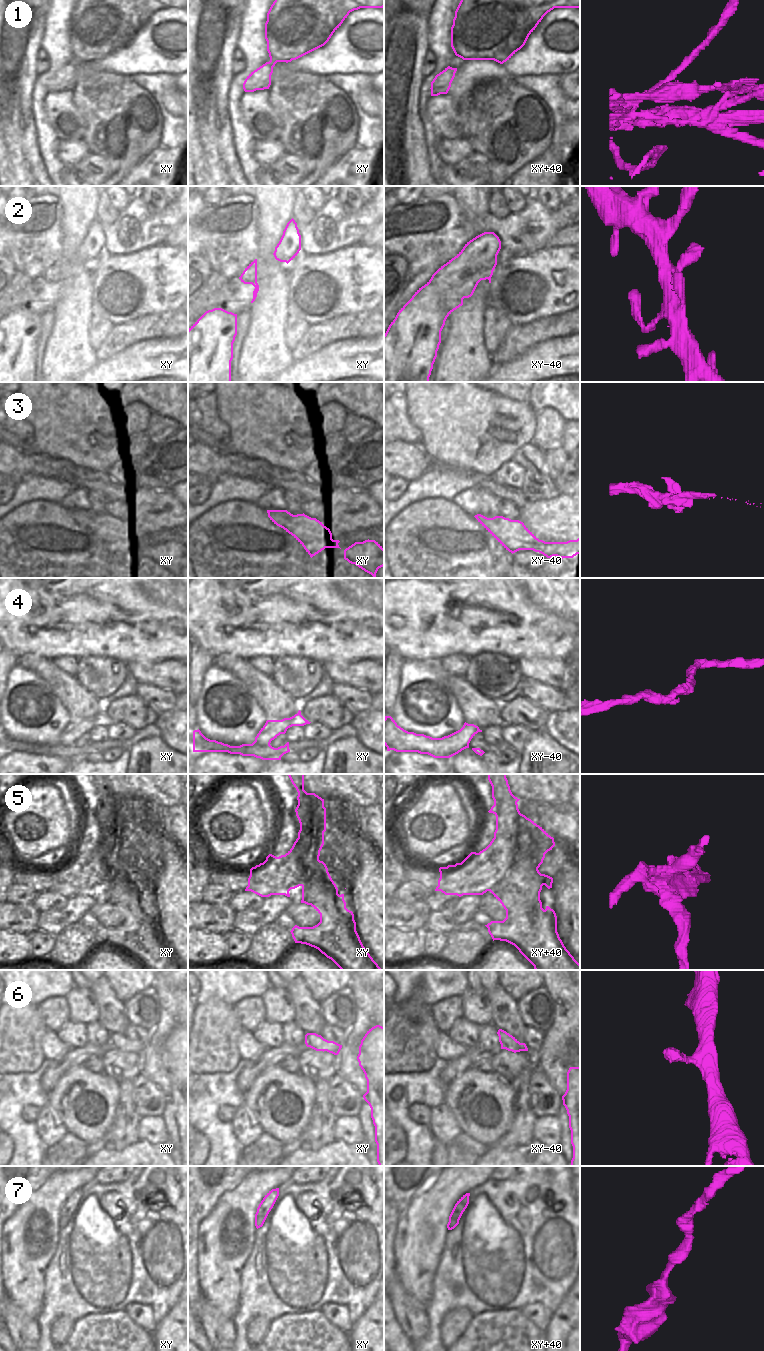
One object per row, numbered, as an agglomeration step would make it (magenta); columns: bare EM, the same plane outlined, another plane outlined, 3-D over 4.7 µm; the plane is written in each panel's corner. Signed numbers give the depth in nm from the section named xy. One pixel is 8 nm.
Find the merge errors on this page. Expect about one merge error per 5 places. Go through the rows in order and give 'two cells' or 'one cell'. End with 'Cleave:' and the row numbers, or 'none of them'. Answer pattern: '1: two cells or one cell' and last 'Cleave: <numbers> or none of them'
1: two cells
2: one cell
3: one cell
4: one cell
5: two cells
6: one cell
7: one cell
Cleave: 1, 5

